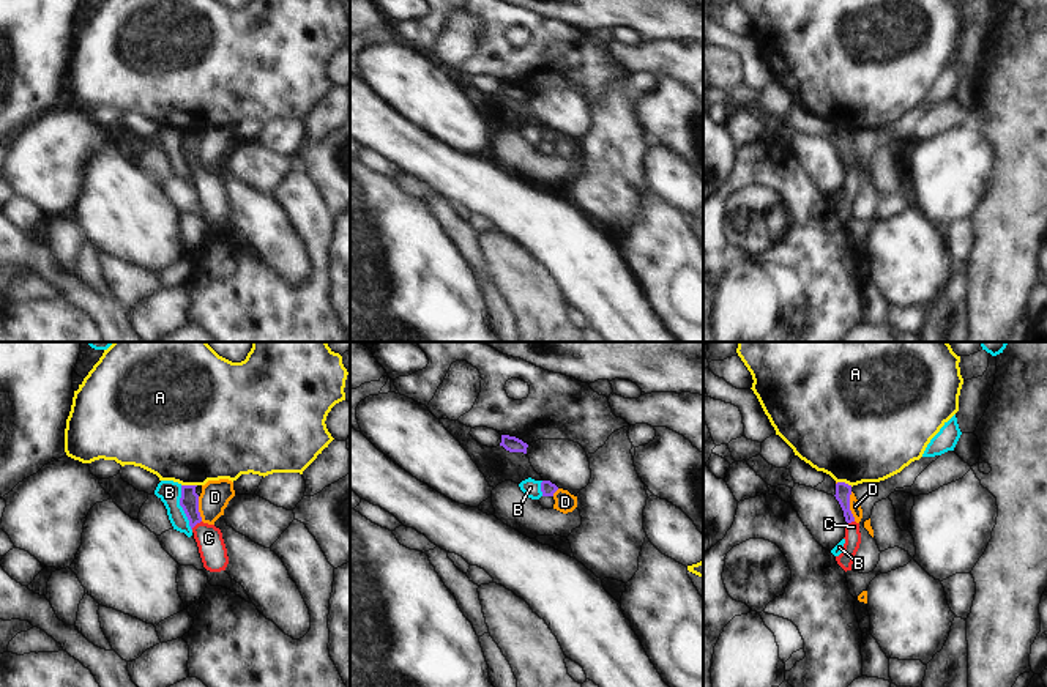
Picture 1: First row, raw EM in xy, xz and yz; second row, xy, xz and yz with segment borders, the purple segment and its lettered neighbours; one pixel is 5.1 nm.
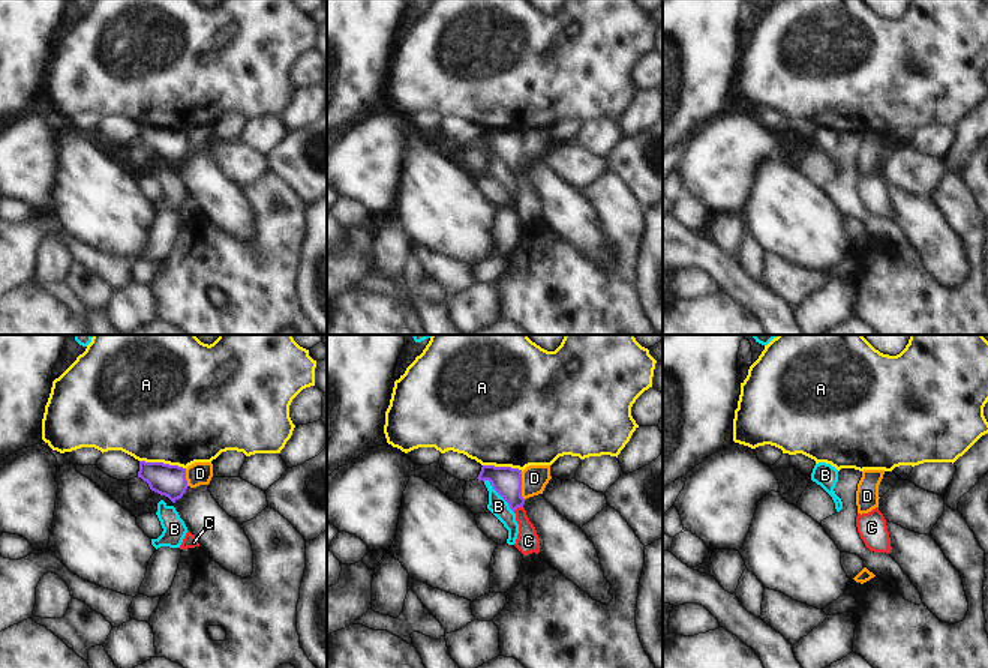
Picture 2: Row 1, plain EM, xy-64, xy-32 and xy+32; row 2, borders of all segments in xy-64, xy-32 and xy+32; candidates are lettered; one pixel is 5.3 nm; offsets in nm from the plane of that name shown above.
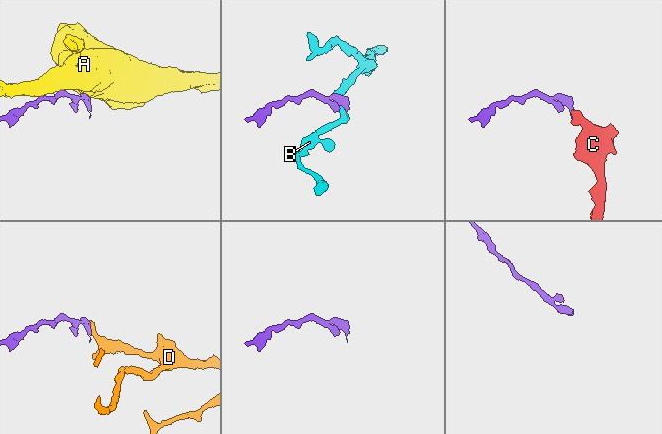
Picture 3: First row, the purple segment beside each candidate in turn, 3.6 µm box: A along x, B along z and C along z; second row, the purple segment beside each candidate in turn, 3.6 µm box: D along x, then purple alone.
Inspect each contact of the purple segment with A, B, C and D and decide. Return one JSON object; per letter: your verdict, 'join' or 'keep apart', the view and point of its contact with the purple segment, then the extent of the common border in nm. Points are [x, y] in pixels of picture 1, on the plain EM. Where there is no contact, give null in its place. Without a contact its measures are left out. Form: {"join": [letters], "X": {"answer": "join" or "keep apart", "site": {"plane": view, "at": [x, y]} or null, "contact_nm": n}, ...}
{"join": ["C"], "A": {"answer": "keep apart", "site": {"plane": "xy", "at": [190, 133]}, "contact_nm": 80}, "B": {"answer": "keep apart", "site": {"plane": "xy", "at": [182, 153]}, "contact_nm": 240}, "C": {"answer": "join", "site": {"plane": "xy", "at": [196, 170]}, "contact_nm": 70}, "D": {"answer": "keep apart", "site": {"plane": "yz", "at": [849, 153]}, "contact_nm": 150}}

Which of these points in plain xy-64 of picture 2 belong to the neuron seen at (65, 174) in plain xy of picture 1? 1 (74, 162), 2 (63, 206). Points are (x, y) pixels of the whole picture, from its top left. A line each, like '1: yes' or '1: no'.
1: no
2: no

